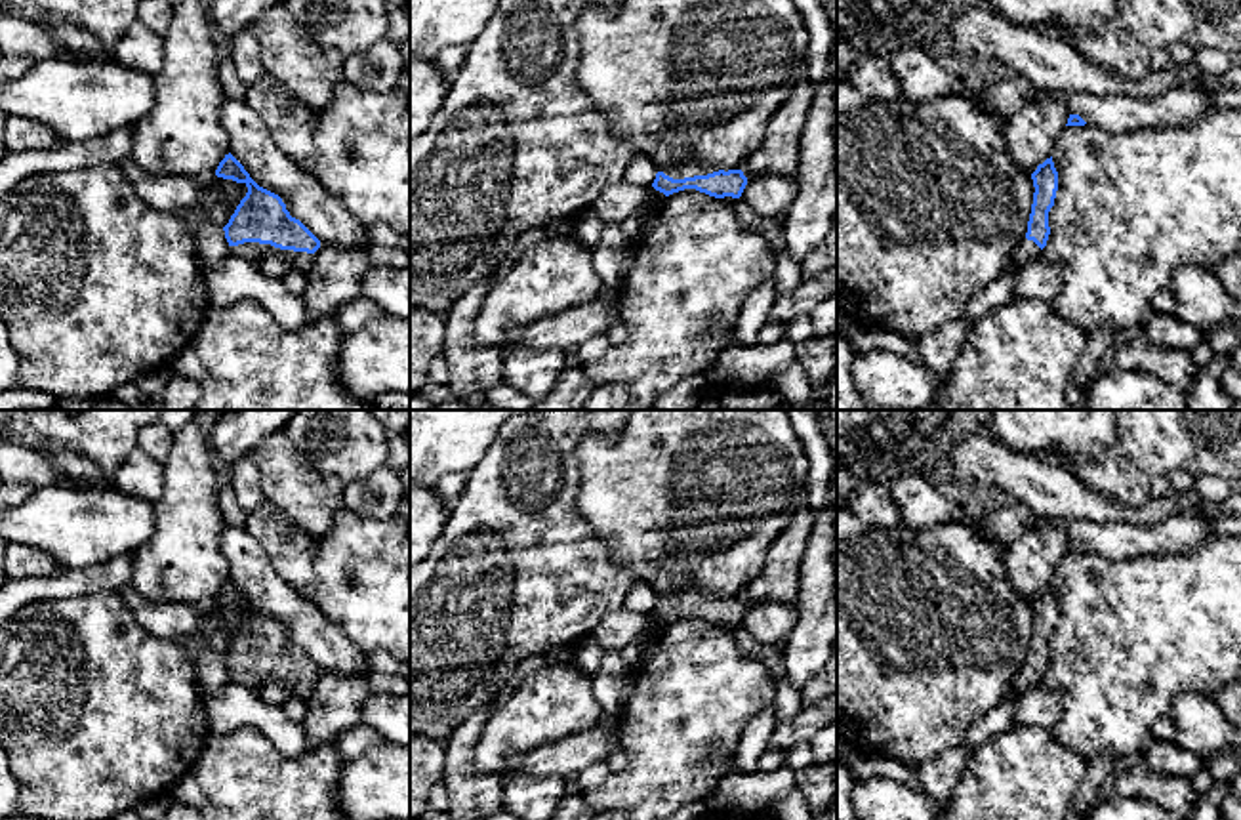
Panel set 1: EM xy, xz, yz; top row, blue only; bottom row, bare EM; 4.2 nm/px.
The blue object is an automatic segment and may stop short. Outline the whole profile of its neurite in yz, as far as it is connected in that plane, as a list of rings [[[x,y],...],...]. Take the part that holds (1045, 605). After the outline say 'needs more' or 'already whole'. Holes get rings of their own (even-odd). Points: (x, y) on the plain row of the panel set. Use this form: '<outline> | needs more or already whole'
[[[1052,584],[1037,593],[1037,597],[1031,601],[1031,606],[1035,620],[1027,648],[1027,660],[1026,666],[1014,675],[1010,685],[1016,694],[1022,694],[1027,688],[1039,685],[1050,662],[1048,639],[1054,633],[1058,618],[1058,599],[1054,595]]] | needs more

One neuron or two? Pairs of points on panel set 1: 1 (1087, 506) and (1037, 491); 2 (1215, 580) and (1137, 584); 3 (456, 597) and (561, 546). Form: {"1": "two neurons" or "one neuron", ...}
{"1": "one neuron", "2": "one neuron", "3": "one neuron"}

